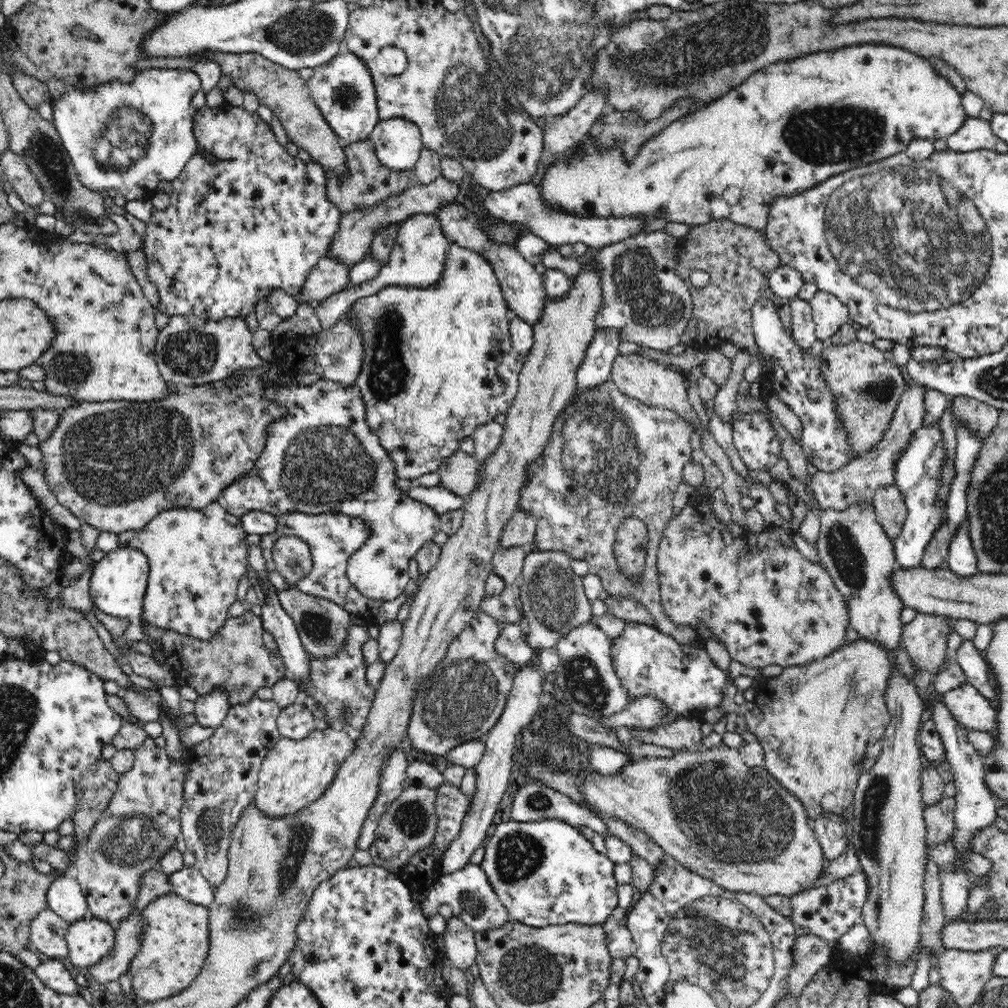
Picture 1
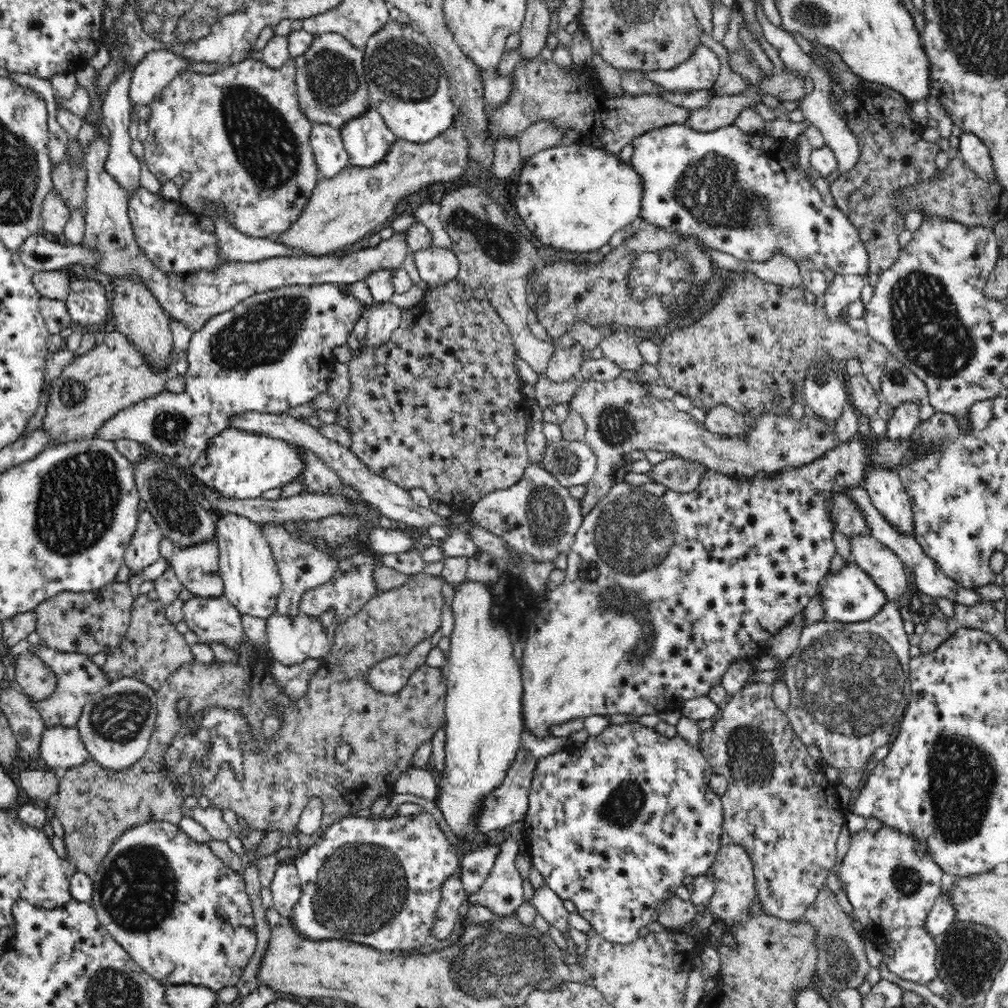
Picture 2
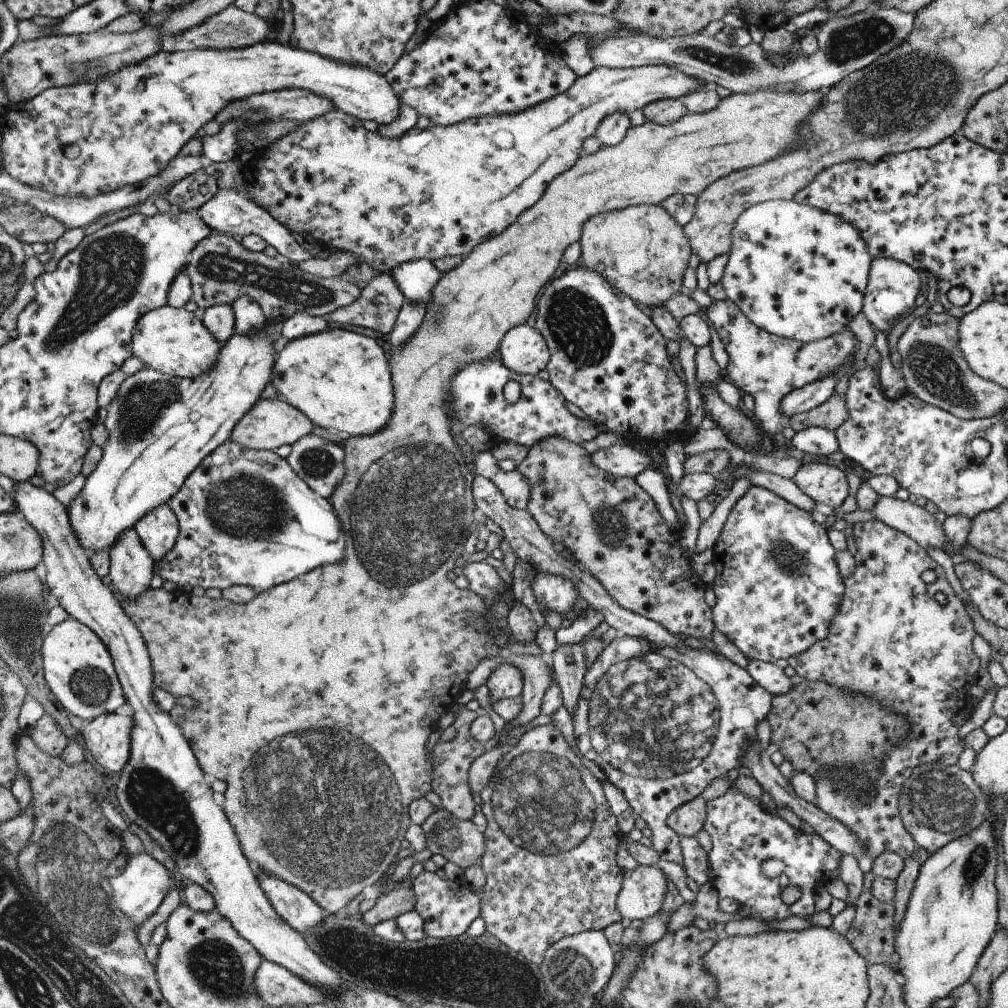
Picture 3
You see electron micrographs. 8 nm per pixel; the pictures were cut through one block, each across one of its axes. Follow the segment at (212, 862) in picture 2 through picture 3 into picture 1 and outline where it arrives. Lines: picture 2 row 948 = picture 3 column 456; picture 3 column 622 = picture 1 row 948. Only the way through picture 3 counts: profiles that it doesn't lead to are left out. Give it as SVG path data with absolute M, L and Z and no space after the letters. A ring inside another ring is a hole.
M89 916L70 923L67 935L67 959L75 967L90 968L104 959L115 946L115 925Z

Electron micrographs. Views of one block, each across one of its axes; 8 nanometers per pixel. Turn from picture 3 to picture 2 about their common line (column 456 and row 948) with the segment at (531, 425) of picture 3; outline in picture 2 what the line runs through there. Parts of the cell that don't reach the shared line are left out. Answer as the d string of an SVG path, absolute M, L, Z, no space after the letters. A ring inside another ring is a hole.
M426 811L388 818L341 818L312 848L289 861L297 868L301 883L301 898L288 916L292 927L312 940L350 940L372 946L380 953L408 954L408 950L416 950L431 941L443 885L460 870L455 846L448 842L434 816Z

